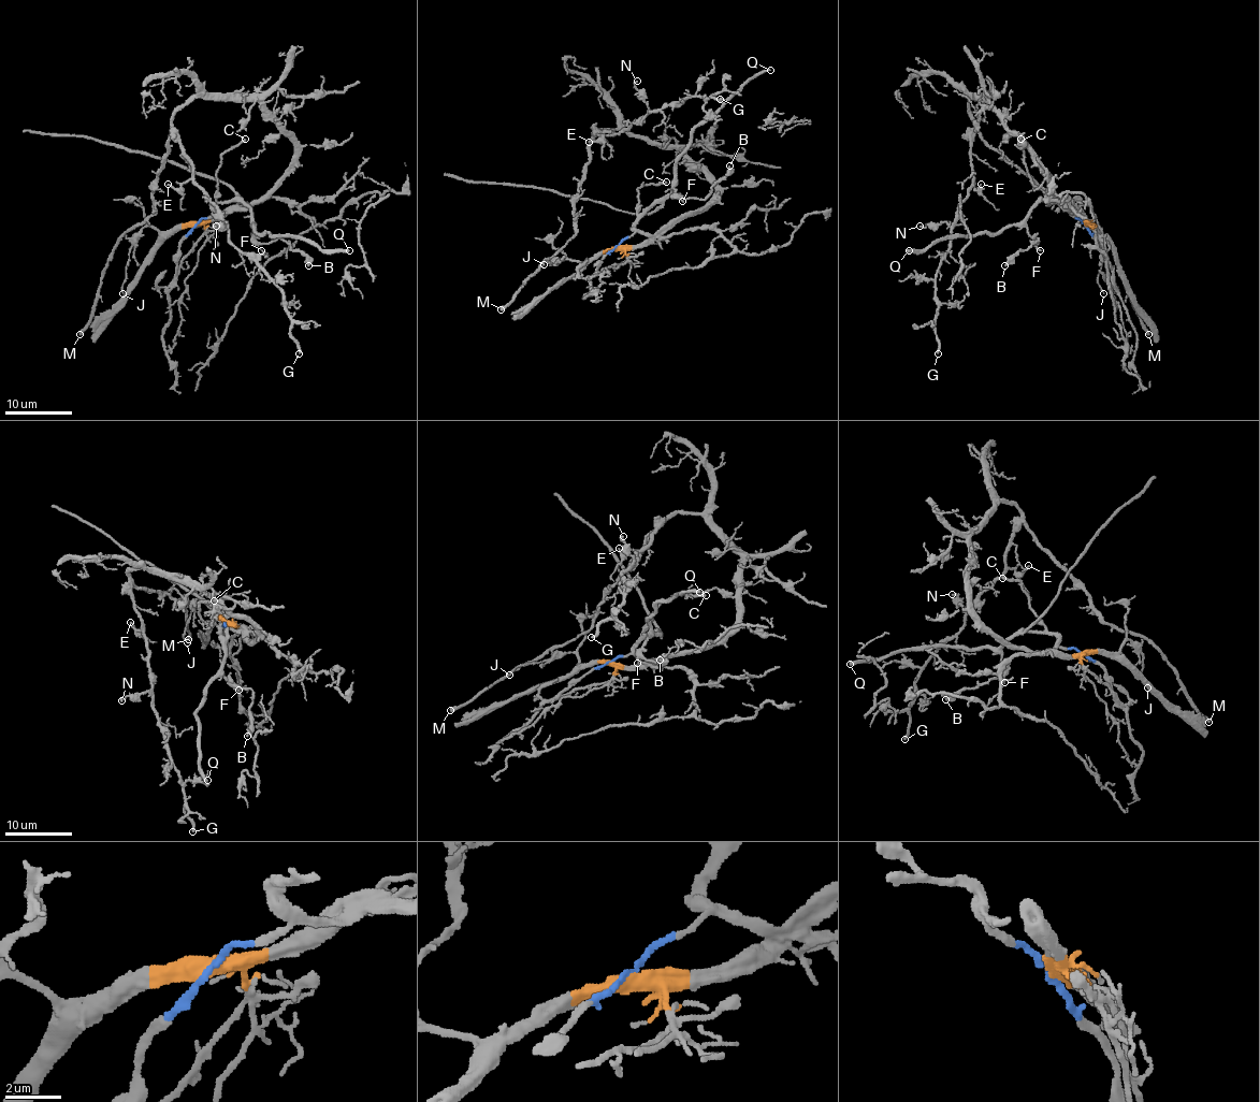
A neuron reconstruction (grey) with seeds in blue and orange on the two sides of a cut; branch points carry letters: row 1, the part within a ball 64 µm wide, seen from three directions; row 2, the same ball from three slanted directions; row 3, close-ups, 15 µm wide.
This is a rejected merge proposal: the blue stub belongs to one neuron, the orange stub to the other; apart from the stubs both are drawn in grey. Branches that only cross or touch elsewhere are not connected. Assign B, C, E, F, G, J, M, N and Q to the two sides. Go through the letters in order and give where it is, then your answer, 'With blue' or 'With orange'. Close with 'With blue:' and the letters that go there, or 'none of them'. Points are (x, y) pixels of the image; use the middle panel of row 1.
B: Place: (729, 165). With blue
C: Place: (666, 182). With blue
E: Place: (589, 142). With orange
F: Place: (682, 201). With blue
G: Place: (720, 99). With orange
J: Place: (544, 264). With orange
M: Place: (501, 309). With orange
N: Place: (637, 81). With orange
Q: Place: (770, 70). With blue
With blue: B, C, F, Q

